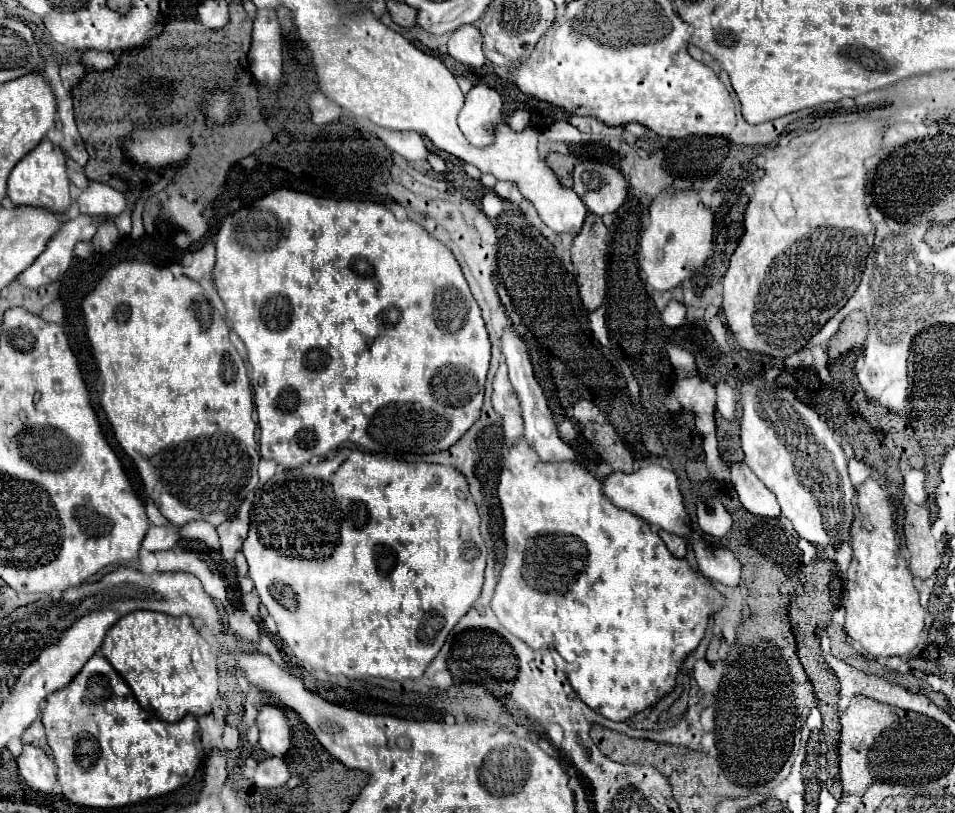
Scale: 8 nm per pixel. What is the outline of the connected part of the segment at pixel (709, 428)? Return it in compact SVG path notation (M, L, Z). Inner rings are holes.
M696 415L696 427L702 435L708 435L716 429L714 425L714 415Z

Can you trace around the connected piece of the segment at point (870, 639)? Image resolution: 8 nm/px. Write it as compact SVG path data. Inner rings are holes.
M872 477L856 491L862 513L858 513L850 531L854 557L846 579L846 633L852 639L858 639L858 643L872 655L910 655L920 643L926 627L926 611L918 603L918 591L912 583L908 563L900 555L900 539L894 531L888 495Z

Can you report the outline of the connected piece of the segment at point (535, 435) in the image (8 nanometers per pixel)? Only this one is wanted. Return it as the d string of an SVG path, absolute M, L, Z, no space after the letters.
M506 327L502 331L502 353L506 355L506 365L508 365L508 375L510 375L510 383L518 393L518 399L522 403L522 417L524 417L524 437L528 439L528 443L532 445L532 449L540 455L542 461L576 461L574 451L570 449L570 445L566 445L556 429L556 421L552 417L552 411L548 407L546 395L542 391L542 387L536 383L534 373L532 373L532 363L526 351L524 341L520 339L520 335L512 329Z

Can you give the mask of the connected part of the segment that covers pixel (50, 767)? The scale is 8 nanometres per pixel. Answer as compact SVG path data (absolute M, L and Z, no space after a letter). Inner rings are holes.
M24 745L24 751L18 757L18 769L22 781L42 793L52 793L56 785L56 771L50 757L34 745Z

